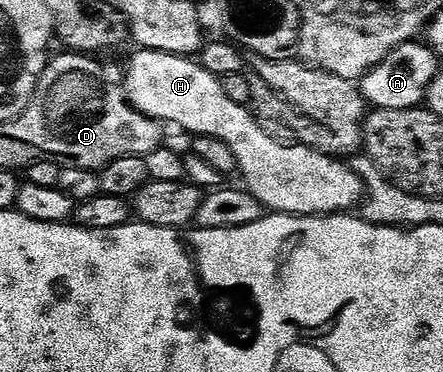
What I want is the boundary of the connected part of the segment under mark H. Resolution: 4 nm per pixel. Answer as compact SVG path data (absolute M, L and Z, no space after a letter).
M139 48L134 52L138 53L131 55L124 80L130 106L153 121L171 121L187 129L190 135L228 143L232 155L236 155L238 173L246 180L243 181L245 188L267 210L297 213L299 217L342 215L361 202L362 181L345 160L301 143L276 143L276 139L265 133L259 118L245 104L233 102L223 91L219 78L213 77L197 60L155 49Z

